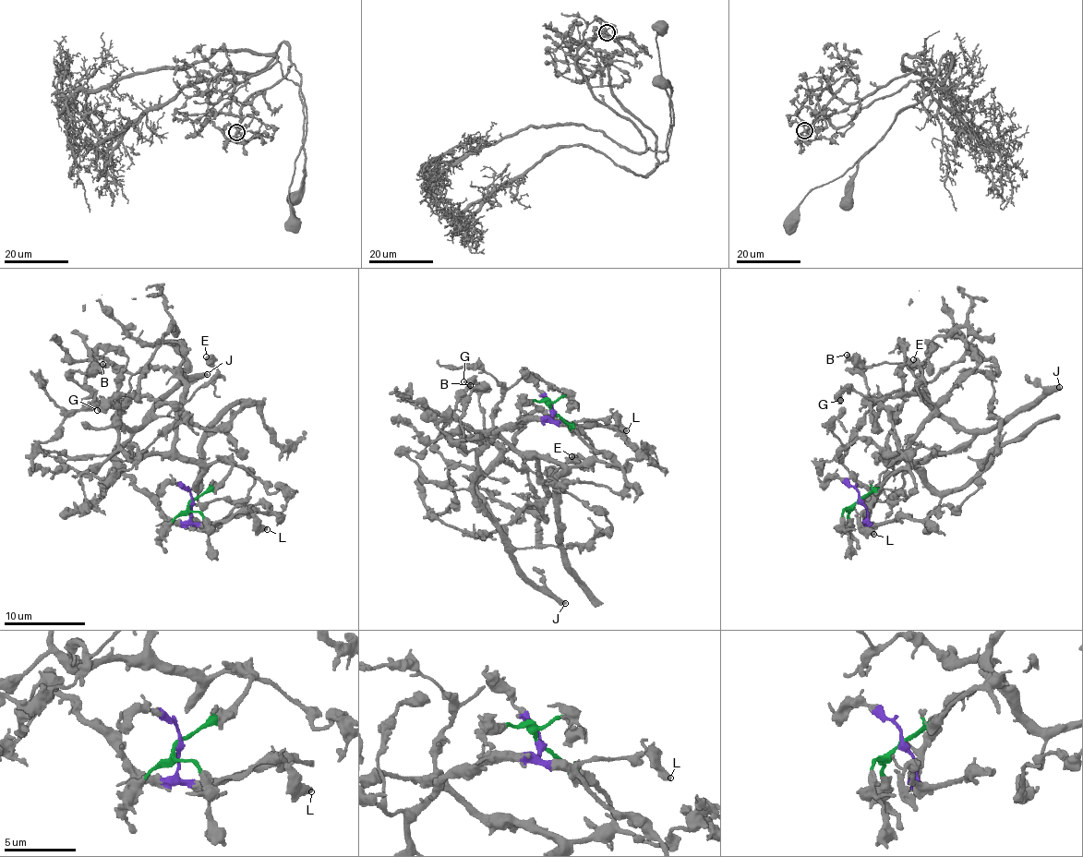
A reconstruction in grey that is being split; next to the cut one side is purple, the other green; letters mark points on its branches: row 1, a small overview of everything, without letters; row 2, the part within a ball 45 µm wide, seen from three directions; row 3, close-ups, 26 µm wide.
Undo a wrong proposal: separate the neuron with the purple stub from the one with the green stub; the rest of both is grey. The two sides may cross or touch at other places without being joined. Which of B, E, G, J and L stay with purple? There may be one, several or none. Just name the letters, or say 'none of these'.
B, J, L

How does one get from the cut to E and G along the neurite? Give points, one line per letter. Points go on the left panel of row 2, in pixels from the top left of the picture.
E: (191, 502), (210, 491), (232, 464), (198, 464), (174, 446), (175, 412), (216, 372), (206, 356)
G: (191, 502), (232, 469), (230, 463), (138, 455), (119, 443), (118, 407), (113, 400), (97, 410)

